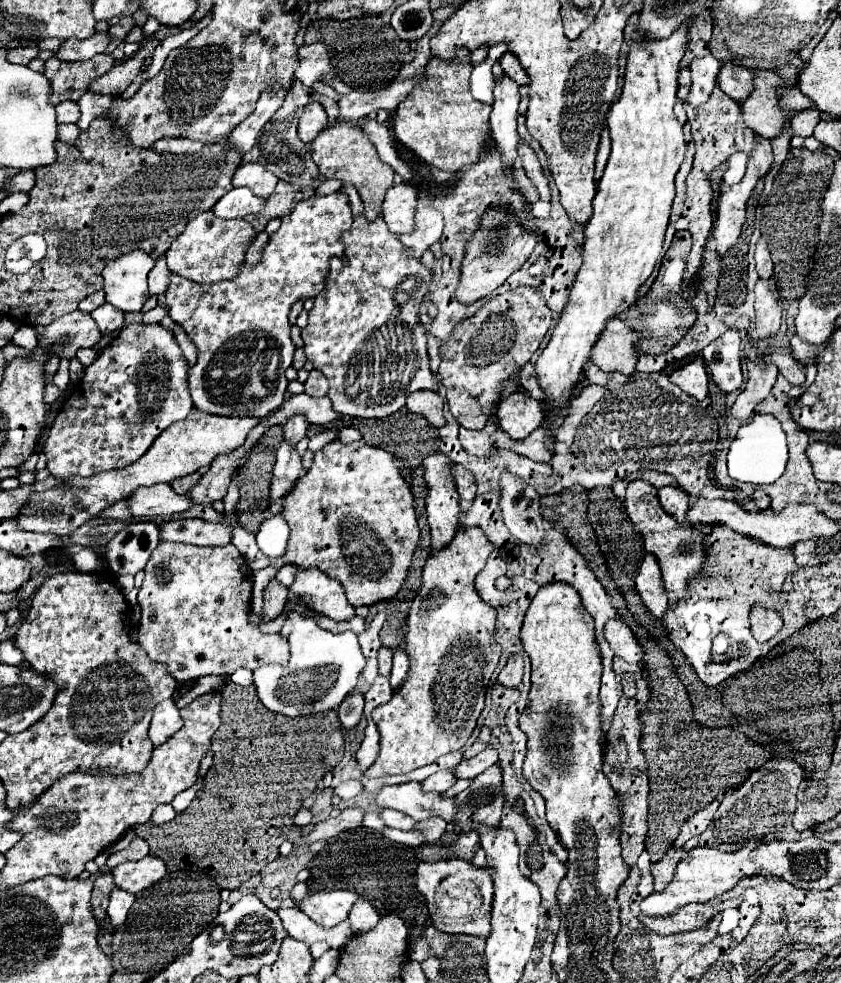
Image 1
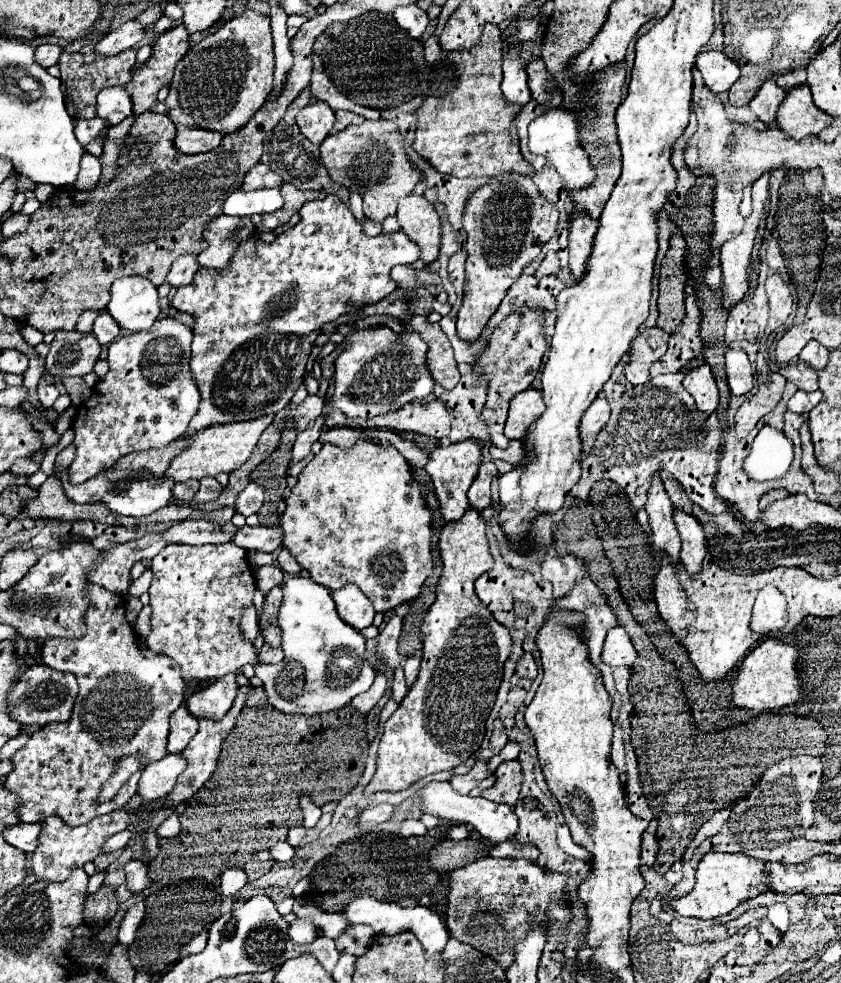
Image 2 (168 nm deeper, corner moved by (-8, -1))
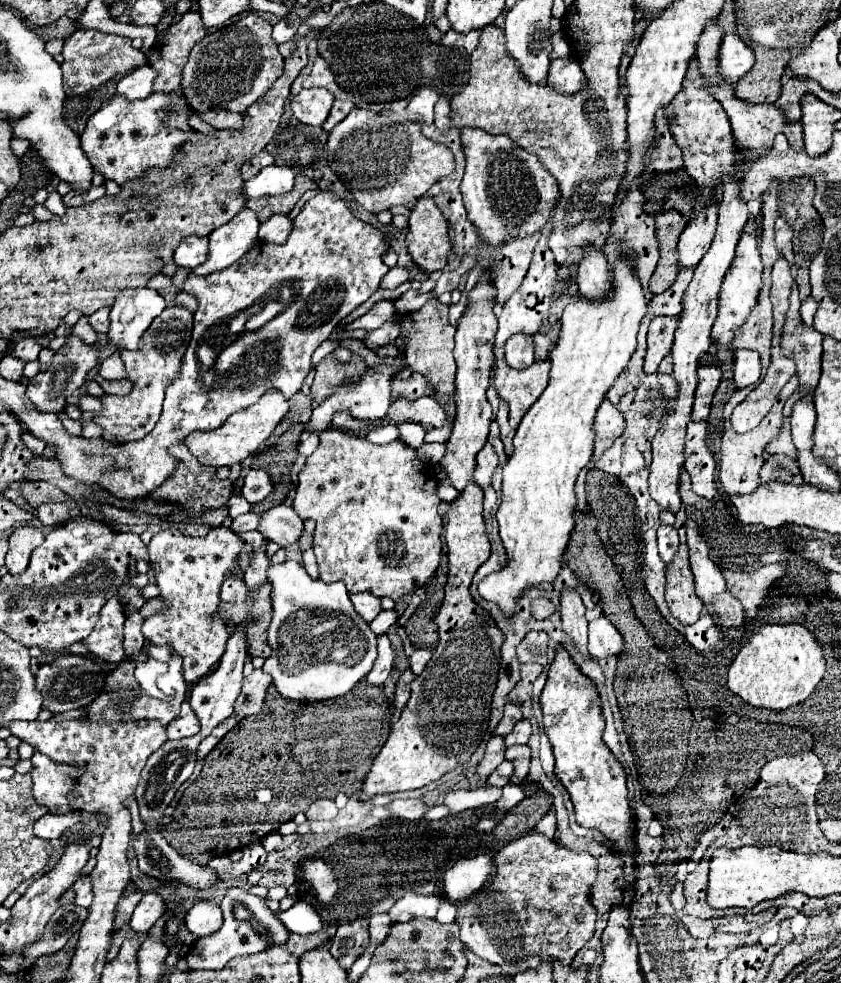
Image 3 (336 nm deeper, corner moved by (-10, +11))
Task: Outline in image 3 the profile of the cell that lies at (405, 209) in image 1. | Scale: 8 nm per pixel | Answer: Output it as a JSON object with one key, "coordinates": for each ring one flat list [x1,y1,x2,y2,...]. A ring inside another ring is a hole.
{"coordinates":[[421,196,411,208,405,240,419,268,435,272,447,266,447,252,451,248,447,240,447,220,431,196]]}

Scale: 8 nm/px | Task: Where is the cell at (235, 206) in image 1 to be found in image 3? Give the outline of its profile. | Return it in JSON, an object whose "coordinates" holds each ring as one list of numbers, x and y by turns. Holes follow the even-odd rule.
{"coordinates":[[267,166,257,176,243,184,243,196,247,200,261,196,279,196,293,188,295,174,287,166]]}

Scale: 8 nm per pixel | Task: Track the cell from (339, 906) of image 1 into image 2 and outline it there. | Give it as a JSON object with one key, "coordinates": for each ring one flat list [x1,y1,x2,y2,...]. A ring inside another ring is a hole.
{"coordinates":[[367,894,355,898,343,912,343,916,351,922,351,924,369,924,375,934,397,934,397,932,403,932,403,930,411,930,415,932,415,936,419,938,419,942,423,944,425,948,425,954,427,956,433,956,437,952,443,952,447,940,449,940,449,930,445,926,445,920,431,908,425,908,425,906,415,906,415,908,401,908,399,904,391,902,379,902]]}

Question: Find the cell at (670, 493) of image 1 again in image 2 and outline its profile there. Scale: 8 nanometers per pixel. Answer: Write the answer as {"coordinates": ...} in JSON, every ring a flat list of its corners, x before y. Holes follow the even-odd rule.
{"coordinates":[[675,510,675,524,681,534,683,546,681,546,681,562,689,576,697,576,705,562,707,562,707,550,705,550,705,536,701,524,693,520,693,516,687,516,681,510]]}

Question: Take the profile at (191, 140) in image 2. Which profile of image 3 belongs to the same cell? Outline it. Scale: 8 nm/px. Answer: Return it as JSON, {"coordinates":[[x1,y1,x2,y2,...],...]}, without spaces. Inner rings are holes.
{"coordinates":[[211,110,211,112,199,114,199,118,217,130,237,130,237,128,241,128,243,114,233,114,233,112,225,112,225,110]]}

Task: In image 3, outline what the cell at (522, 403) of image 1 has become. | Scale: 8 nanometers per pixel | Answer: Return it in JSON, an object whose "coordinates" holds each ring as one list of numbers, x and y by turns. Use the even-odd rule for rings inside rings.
{"coordinates":[[535,360,535,364,525,370,511,370,505,362,497,362,495,368,495,388,499,396,509,402,509,424,517,428,525,412,547,388,549,360]]}

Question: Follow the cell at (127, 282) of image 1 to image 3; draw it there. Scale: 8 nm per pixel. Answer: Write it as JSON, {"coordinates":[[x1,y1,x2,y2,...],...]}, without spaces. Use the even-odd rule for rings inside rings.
{"coordinates":[[127,288,119,290,111,308,109,340,117,350,137,350,141,334,149,328,155,316,165,310,165,298,151,288]]}

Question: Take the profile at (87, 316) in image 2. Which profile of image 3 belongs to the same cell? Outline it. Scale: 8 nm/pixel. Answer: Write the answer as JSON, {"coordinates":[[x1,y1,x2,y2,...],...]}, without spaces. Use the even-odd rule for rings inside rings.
{"coordinates":[[81,316,81,318,79,318,79,322,73,326,73,332,75,332,85,344,93,344,95,338,97,338,97,334,95,334,95,330,91,328,87,316]]}

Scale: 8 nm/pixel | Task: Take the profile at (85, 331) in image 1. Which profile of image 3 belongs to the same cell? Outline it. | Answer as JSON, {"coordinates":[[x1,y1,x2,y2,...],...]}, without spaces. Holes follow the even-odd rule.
{"coordinates":[[69,334,67,342,53,354,51,366,45,372,39,372,37,376,33,376,27,384,27,398,43,412,59,412,63,410,65,400,85,384,85,376,89,370,93,370,97,366,97,356,99,356,99,348,95,344,83,344,83,340,79,340,77,336]]}

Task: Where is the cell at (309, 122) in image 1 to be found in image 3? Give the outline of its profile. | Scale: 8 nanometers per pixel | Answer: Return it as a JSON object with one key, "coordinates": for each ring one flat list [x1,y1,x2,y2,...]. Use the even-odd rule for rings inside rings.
{"coordinates":[[309,88,309,90,301,90,297,96,293,96,291,110,299,122,309,124,309,126,321,126,327,120,333,102,335,102,335,98,329,90]]}

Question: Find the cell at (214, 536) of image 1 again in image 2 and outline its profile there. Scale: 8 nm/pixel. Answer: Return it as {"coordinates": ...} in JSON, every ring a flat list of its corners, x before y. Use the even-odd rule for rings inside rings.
{"coordinates":[[243,526,237,530,233,542,245,550,275,552,283,546,283,528,281,526]]}

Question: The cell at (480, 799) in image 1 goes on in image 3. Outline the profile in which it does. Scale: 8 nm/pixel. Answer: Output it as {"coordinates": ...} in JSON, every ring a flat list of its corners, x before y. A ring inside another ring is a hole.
{"coordinates":[[511,746,507,748,505,752,505,760,513,762,515,770,513,770,513,776,511,776,511,784,521,784,529,772,529,760,531,760,531,754,529,754,529,746]]}

